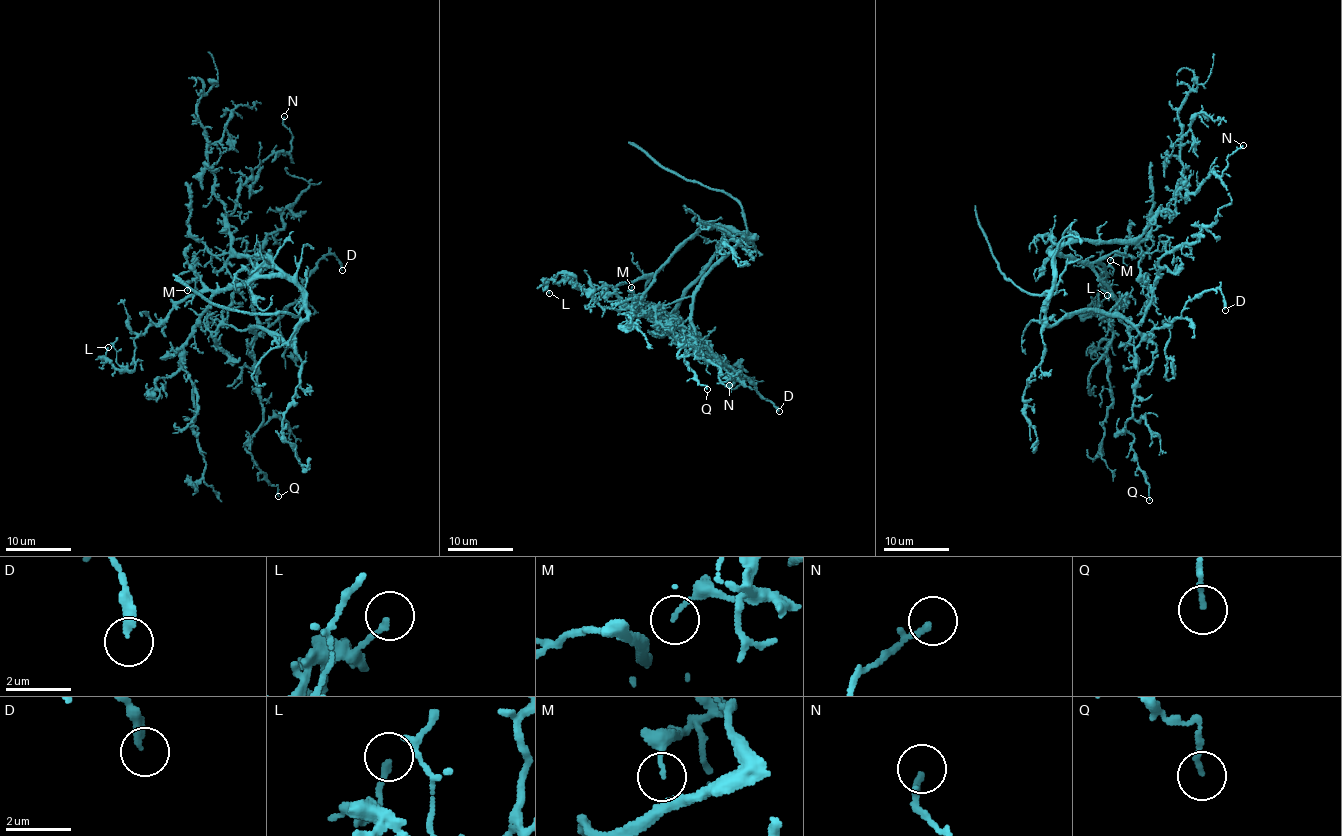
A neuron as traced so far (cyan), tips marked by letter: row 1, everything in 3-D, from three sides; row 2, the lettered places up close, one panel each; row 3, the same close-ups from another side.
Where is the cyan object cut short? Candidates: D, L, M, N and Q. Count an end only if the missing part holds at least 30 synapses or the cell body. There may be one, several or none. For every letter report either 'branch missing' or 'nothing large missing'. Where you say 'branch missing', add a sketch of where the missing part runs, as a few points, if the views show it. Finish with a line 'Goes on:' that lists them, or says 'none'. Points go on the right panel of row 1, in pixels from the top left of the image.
D: nothing large missing
L: nothing large missing
M: nothing large missing
N: nothing large missing
Q: nothing large missing
Goes on: none

